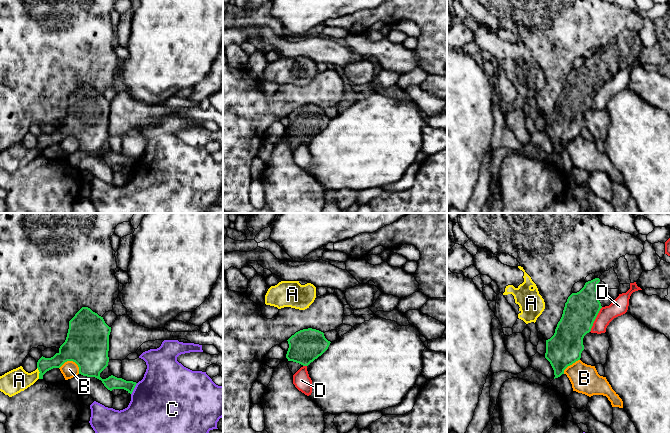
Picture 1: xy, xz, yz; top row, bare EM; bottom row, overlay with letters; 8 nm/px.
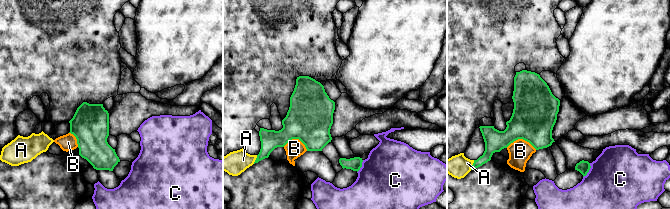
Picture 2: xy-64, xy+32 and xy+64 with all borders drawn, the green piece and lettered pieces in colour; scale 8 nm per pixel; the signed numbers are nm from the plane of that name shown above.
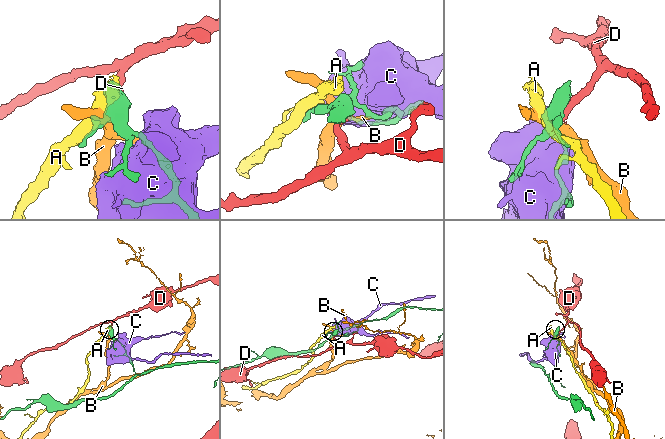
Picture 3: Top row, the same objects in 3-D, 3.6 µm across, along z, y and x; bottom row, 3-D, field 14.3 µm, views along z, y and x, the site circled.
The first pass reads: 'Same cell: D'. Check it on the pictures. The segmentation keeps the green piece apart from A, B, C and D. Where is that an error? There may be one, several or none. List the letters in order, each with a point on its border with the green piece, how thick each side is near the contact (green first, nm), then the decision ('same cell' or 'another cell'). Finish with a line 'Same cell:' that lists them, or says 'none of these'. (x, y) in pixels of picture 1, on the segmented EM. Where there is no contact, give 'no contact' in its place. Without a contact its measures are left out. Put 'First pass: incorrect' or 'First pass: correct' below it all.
A: meets green in xy at (39, 373); 110 nm thick on the green side, 190 nm on the other; another cell
B: meets green in xy at (72, 360); 360 nm thick on the green side, 140 nm on the other; another cell
C: meets green in xy at (133, 389); 110 nm thick on the green side, 480 nm on the other; another cell
D: meets green in yz at (595, 318); 280 nm thick on the green side, 140 nm on the other; another cell
Same cell: none of these
First pass: incorrect

